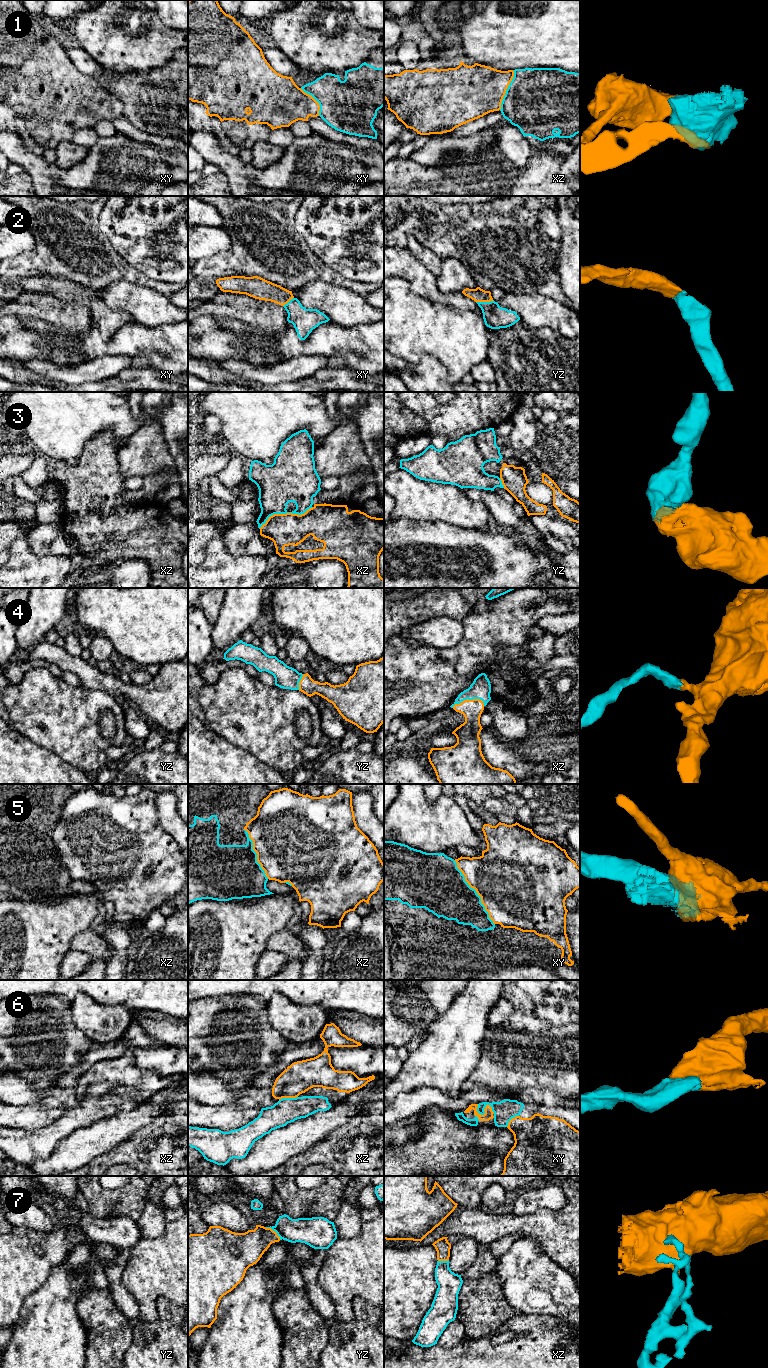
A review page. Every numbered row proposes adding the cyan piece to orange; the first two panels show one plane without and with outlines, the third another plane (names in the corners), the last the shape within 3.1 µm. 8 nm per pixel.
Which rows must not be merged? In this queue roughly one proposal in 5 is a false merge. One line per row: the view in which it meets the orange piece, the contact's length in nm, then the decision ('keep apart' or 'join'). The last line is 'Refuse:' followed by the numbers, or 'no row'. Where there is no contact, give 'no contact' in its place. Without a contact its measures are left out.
1: xz | 340 nm | keep apart
2: yz | 140 nm | join
3: xz | 460 nm | join
4: xz | 260 nm | join
5: xy | 600 nm | keep apart
6: xy | 160 nm | join
7: yz | 160 nm | join
Refuse: 1, 5

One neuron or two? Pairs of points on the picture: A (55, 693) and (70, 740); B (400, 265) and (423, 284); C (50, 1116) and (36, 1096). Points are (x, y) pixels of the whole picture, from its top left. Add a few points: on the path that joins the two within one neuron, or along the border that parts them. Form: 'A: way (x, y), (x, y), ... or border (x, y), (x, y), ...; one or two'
A: way (55, 705), (55, 711), (70, 728); one
B: way (406, 267), (417, 278); one
C: border (19, 1106), (63, 1106), (65, 1108); two

